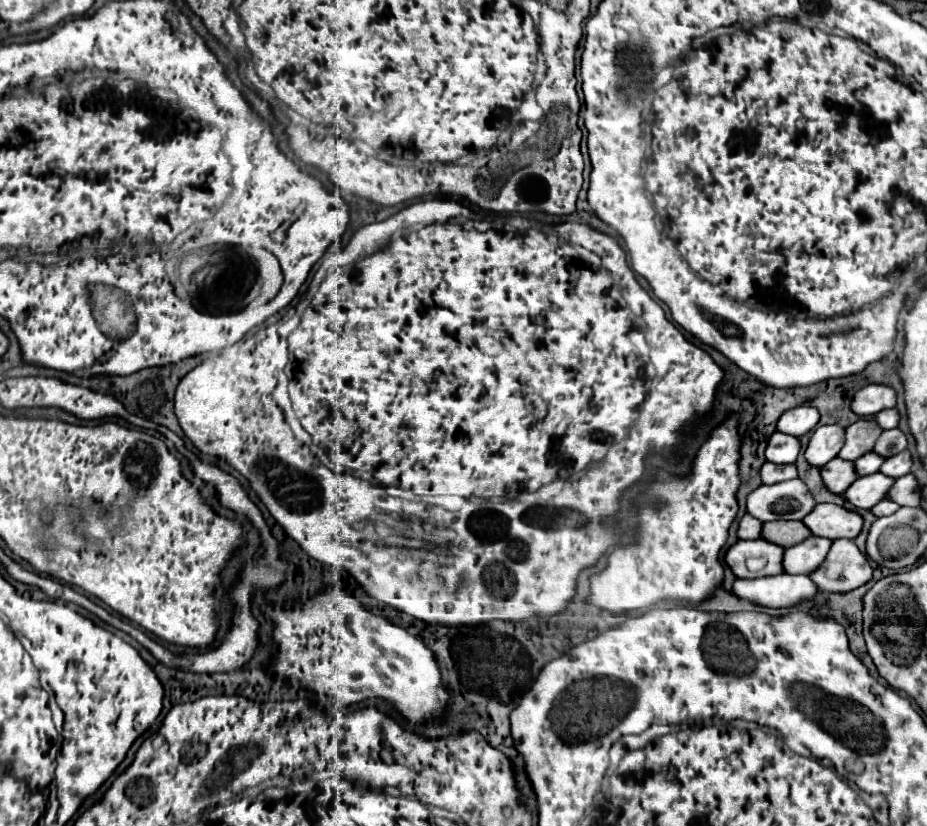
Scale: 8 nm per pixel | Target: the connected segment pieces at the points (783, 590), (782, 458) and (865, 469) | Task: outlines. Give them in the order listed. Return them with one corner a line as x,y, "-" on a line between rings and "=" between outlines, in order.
778,574
754,580
736,580
734,594
768,608
788,608
814,598
818,586
808,574
=
774,432
772,438
768,440
766,458
768,462
776,462
776,464
792,464
796,462
798,452
800,452
800,440
796,436
=
868,452
868,454
864,454
862,458
858,458
858,460
854,462
854,466
856,466
858,476
866,476
866,474
878,472
880,466
884,464
884,460
886,460
886,458
880,456
880,454
876,454
876,452

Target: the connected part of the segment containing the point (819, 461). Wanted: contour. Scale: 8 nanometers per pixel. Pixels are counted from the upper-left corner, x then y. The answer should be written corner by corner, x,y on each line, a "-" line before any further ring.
838,424
818,426
810,438
810,444
804,452
806,460
814,466
824,466
830,462
840,448
844,446
844,428

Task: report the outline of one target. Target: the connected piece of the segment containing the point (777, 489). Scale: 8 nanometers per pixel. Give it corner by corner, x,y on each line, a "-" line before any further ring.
784,480
772,486
760,486
748,496
748,514
768,520
802,520
816,506
816,500
808,486
796,480

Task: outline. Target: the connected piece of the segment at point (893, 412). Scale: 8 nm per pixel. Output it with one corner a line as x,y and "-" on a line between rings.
888,408
888,410
878,412
874,418
876,418
876,422
880,422
880,426
882,426
884,430
888,430
888,428
896,428
896,426
898,426
898,422
900,422
900,412
898,412
898,408

